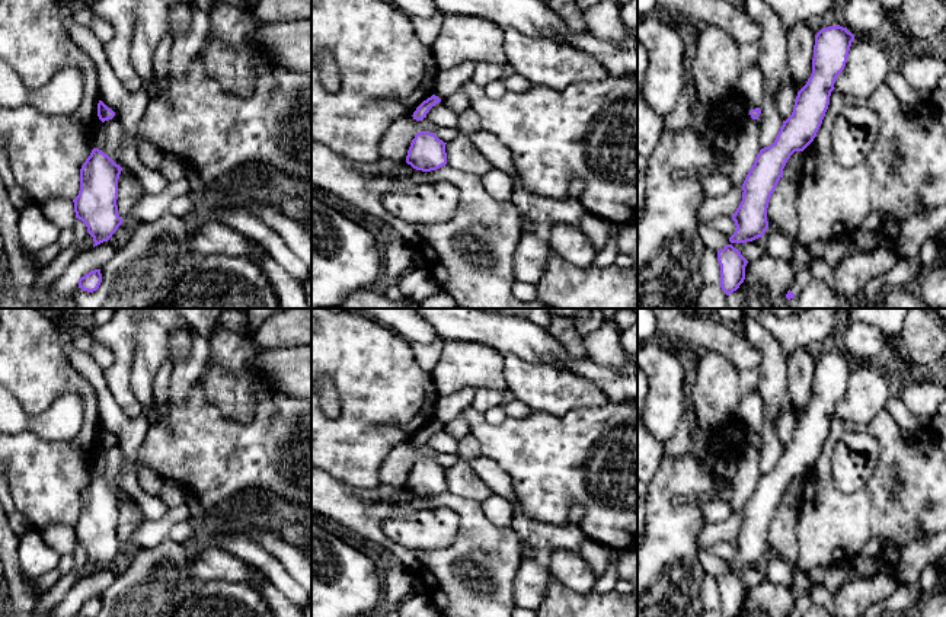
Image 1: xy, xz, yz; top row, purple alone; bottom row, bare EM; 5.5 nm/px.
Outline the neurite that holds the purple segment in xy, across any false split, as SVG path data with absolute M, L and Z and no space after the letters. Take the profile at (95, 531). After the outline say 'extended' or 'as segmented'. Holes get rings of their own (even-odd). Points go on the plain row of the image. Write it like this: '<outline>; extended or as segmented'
M93 474L80 495L80 517L73 525L76 544L82 546L93 563L93 573L108 568L122 550L118 540L118 505L122 493L99 474Z; as segmented

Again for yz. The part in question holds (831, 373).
M840 351L822 354L815 361L812 400L806 410L798 418L793 438L786 447L783 447L774 469L760 476L742 509L742 527L732 541L736 556L729 563L731 569L752 568L758 563L763 563L768 554L767 534L770 522L774 518L779 506L783 503L783 495L790 482L795 477L803 477L816 463L816 458L830 431L831 418L835 415L835 405L846 393L853 367L854 361L848 358L847 354Z; as segmented

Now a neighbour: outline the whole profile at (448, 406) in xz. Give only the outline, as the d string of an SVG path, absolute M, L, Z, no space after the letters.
M472 387L461 389L454 394L440 396L435 406L434 421L444 425L470 407L476 390Z

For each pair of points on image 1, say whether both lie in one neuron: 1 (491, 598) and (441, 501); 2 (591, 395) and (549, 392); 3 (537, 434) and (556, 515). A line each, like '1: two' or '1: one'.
1: one
2: one
3: one

